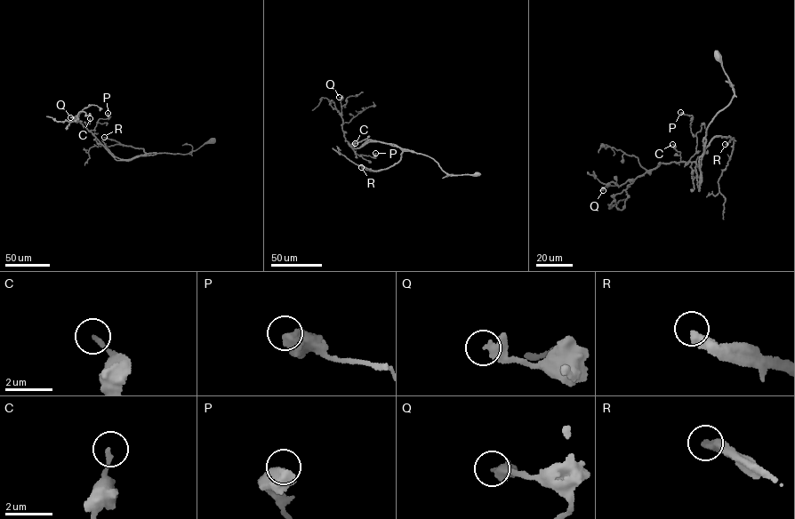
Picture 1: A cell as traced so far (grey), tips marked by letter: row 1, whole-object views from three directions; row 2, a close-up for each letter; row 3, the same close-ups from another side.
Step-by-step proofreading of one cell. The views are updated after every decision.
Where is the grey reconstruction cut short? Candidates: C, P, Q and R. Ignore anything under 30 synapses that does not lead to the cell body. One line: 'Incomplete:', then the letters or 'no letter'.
Incomplete: R

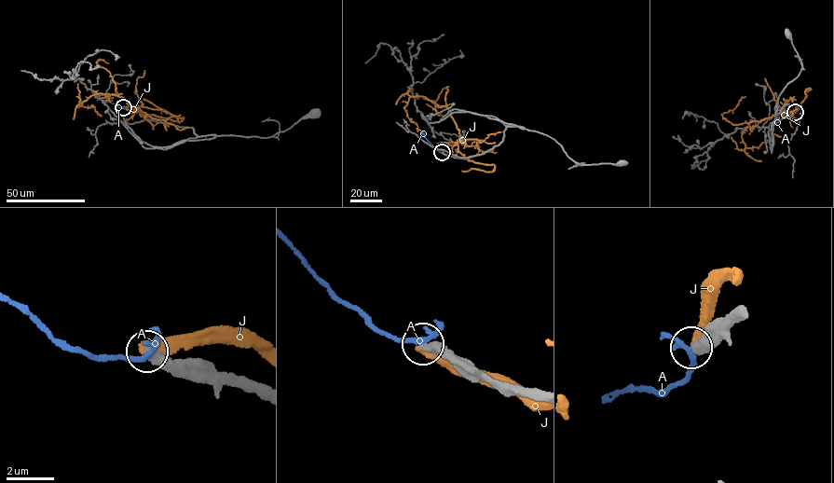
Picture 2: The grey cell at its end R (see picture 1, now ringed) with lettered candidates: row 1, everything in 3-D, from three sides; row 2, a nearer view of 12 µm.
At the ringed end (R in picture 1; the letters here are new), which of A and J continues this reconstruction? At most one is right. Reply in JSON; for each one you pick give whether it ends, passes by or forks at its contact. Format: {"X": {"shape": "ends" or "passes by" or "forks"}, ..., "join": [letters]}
{"join": []}

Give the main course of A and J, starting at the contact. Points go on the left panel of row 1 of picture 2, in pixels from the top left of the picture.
A: (124, 108), (97, 98)
J: (124, 107), (141, 111), (123, 98), (105, 93), (92, 95), (79, 106), (93, 106), (102, 117)

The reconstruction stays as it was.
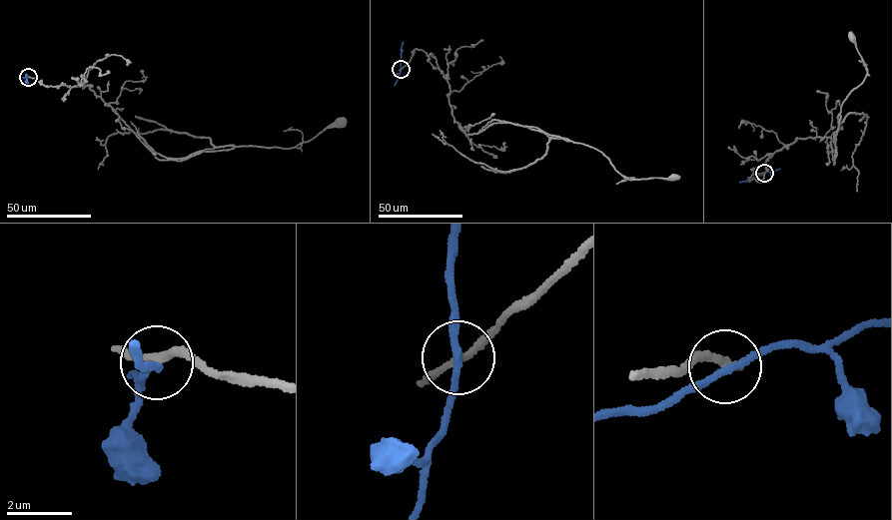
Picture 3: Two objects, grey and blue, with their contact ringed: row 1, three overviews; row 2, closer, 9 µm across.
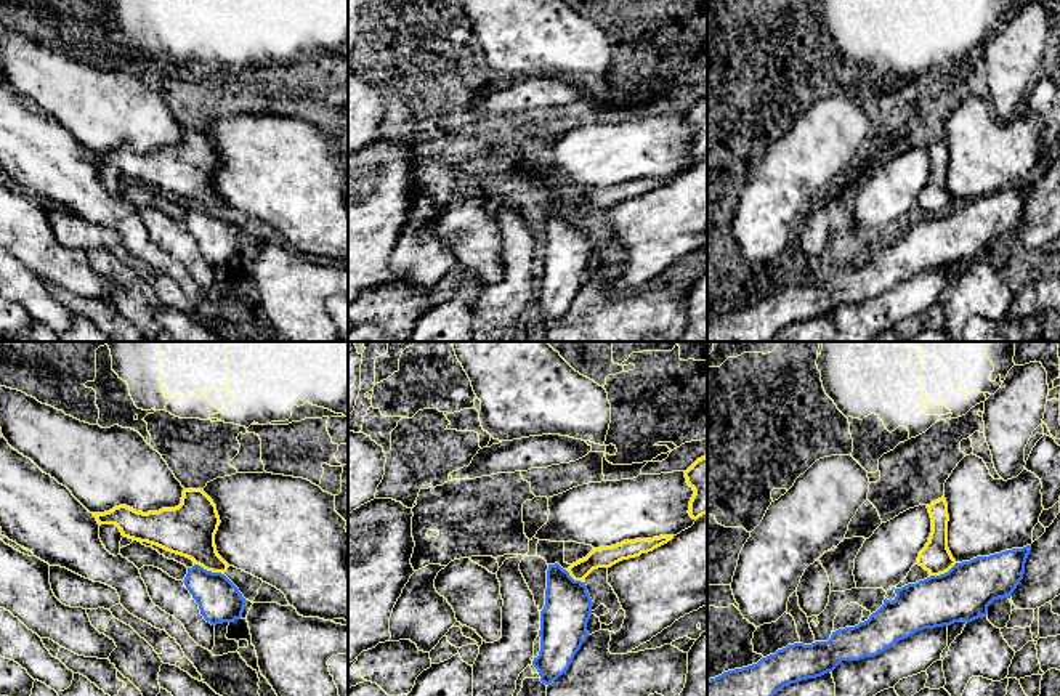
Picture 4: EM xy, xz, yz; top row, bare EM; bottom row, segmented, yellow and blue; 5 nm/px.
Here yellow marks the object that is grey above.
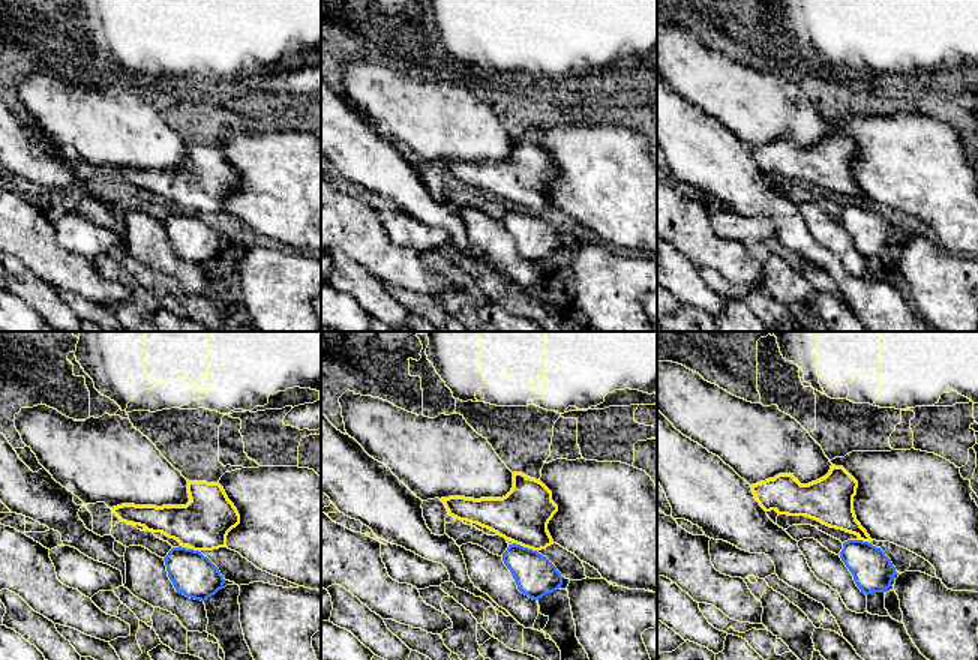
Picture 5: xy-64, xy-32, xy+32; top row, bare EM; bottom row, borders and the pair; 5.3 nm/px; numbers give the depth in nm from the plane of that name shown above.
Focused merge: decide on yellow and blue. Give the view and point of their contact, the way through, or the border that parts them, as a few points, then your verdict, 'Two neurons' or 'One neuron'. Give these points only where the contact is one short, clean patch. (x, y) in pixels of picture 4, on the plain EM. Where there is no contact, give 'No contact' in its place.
Touches yellow at xy (209, 210). Boundary: xy (194, 204), (223, 215). Two neurons

